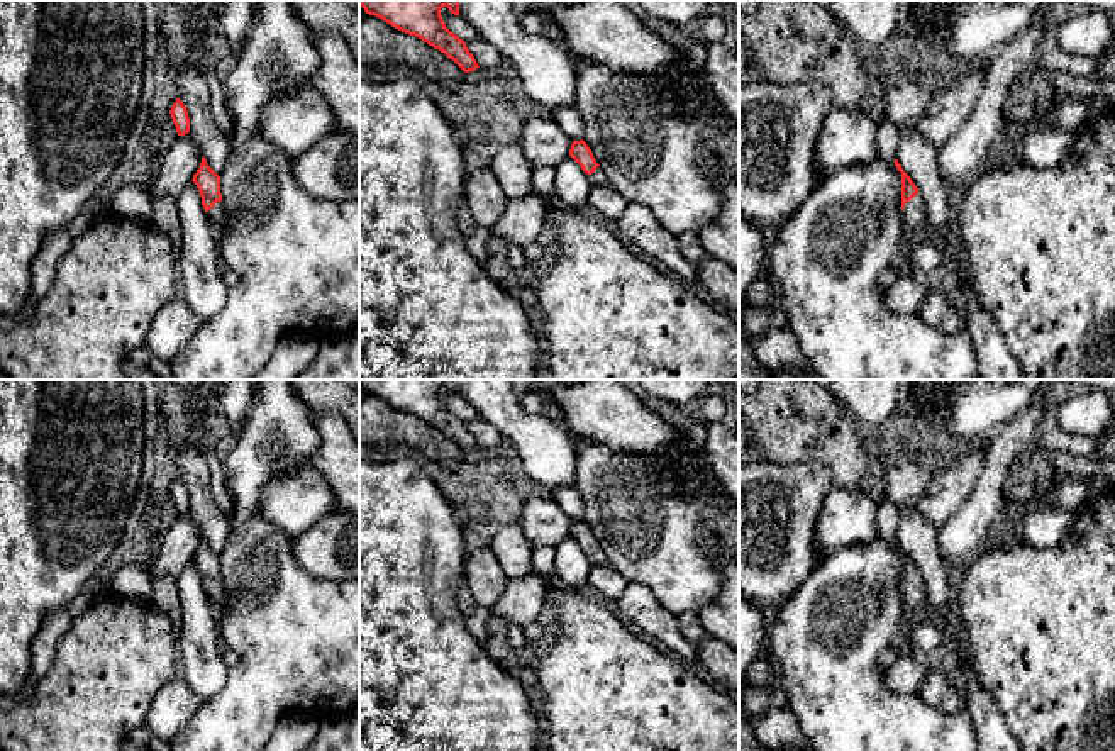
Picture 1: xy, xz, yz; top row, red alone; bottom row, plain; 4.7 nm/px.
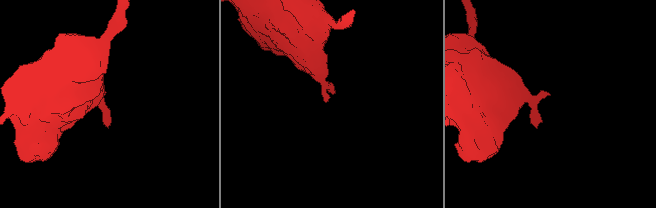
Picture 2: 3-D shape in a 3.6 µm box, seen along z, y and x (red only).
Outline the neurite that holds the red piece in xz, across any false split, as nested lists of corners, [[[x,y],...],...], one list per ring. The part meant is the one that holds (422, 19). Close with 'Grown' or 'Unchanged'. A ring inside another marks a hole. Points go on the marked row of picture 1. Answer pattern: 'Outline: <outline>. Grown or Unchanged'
Outline: [[[359,0],[359,5],[366,14],[439,49],[464,73],[480,68],[466,42],[446,27],[441,15],[442,7],[459,15],[459,0]]]. Unchanged

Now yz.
Outline: [[[895,159],[895,166],[901,173],[901,217],[907,232],[915,237],[929,237],[930,225],[925,214],[925,202],[898,159]]]. Grown

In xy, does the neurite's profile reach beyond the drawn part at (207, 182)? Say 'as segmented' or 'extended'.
extended

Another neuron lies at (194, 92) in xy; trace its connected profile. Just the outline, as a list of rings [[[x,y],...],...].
[[[186,70],[178,78],[178,98],[188,110],[190,134],[198,142],[207,164],[220,175],[230,154],[230,137],[215,124],[210,112],[210,90],[205,75]]]

